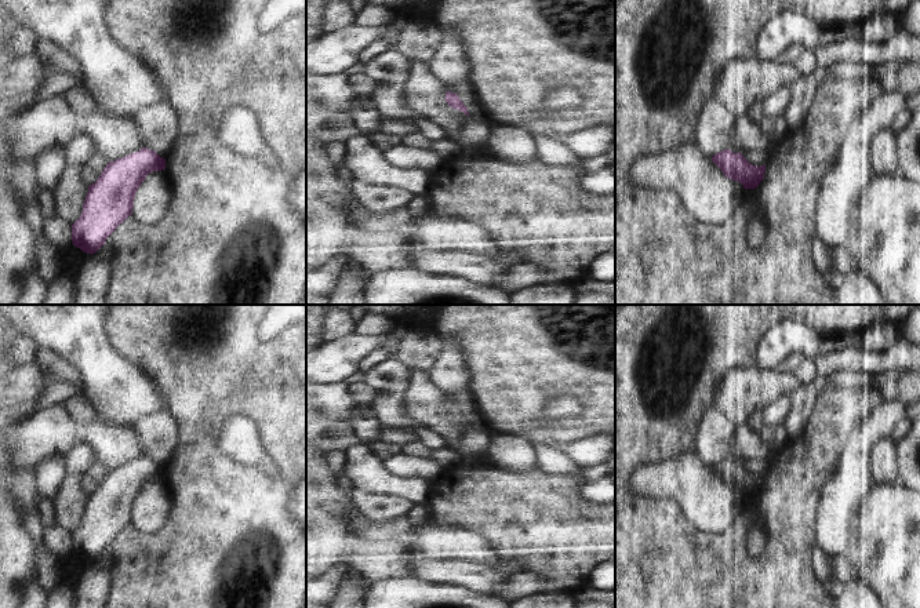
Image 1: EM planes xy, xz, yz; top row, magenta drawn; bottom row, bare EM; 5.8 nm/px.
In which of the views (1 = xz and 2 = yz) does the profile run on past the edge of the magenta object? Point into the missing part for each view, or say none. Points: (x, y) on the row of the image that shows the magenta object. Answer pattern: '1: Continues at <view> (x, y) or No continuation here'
1: No continuation here
2: No continuation here.

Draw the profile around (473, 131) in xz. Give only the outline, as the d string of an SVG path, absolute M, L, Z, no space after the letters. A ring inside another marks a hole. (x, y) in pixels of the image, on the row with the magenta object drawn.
M470 119L462 127L462 136L458 145L463 148L470 143L488 143L491 128L483 123Z

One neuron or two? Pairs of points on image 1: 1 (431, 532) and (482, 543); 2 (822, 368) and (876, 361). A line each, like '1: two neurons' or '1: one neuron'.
1: one neuron
2: one neuron

